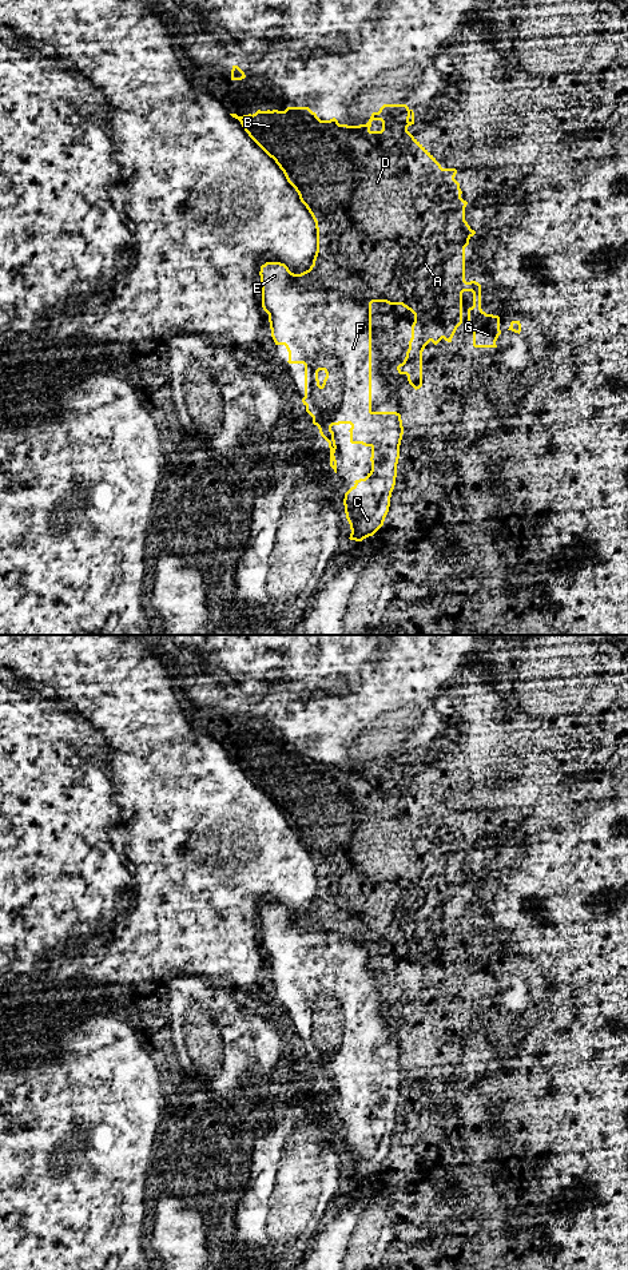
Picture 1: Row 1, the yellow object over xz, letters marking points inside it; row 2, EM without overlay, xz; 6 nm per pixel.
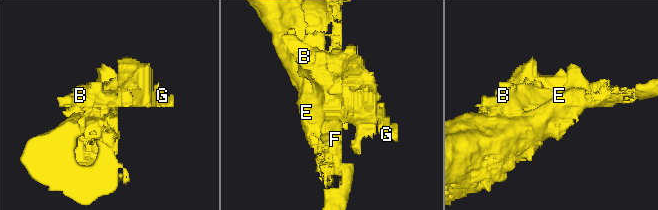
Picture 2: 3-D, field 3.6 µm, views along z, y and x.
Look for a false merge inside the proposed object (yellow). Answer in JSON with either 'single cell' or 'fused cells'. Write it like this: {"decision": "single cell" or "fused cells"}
{"decision": "single cell"}

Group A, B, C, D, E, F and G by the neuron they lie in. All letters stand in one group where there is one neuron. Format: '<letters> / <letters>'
A B C D E F G

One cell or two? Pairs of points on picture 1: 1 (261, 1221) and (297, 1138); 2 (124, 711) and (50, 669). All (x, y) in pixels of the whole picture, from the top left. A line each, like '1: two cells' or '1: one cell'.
1: one cell
2: one cell

